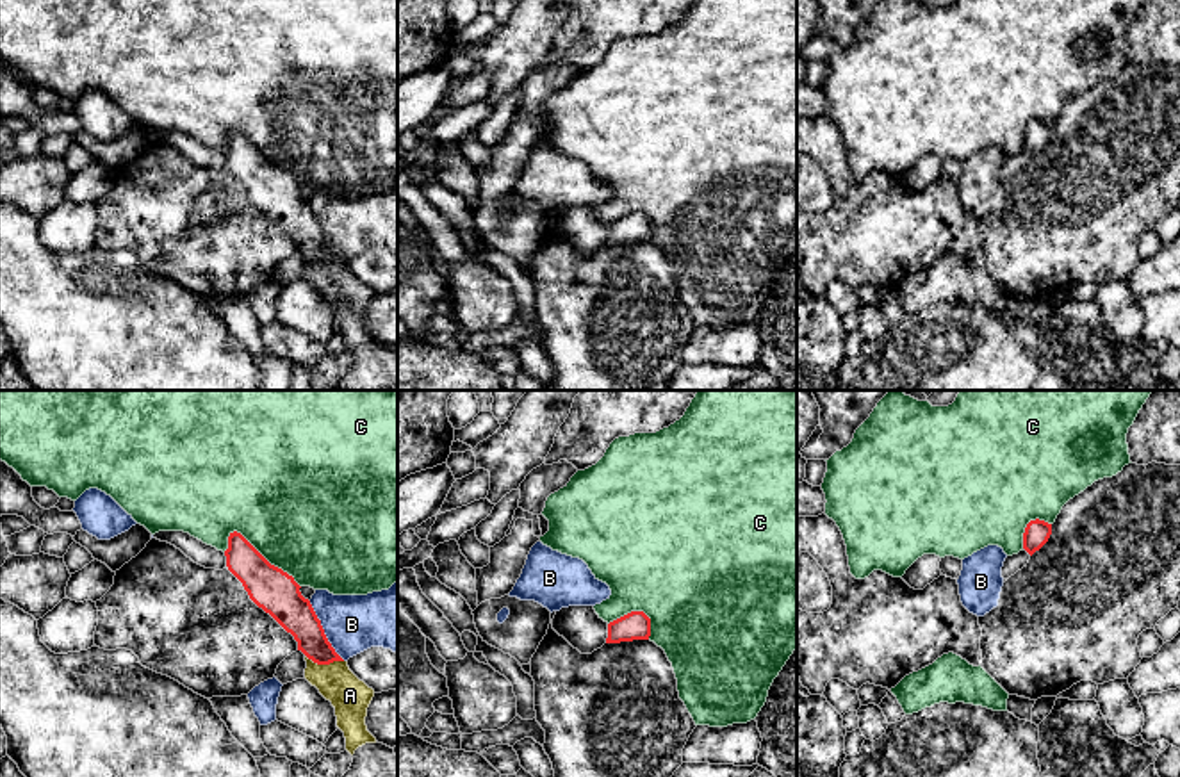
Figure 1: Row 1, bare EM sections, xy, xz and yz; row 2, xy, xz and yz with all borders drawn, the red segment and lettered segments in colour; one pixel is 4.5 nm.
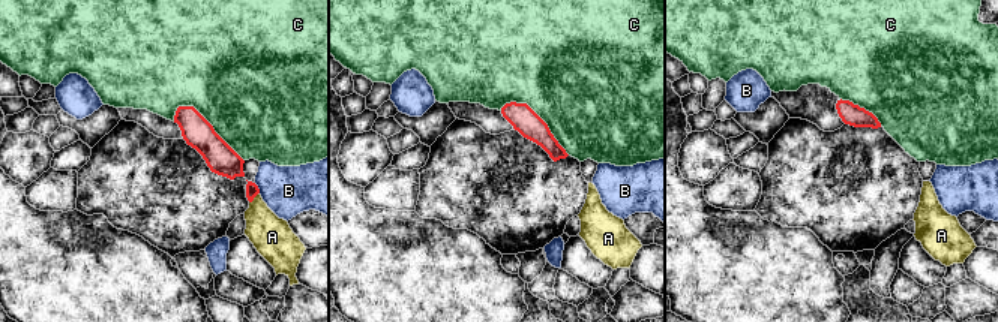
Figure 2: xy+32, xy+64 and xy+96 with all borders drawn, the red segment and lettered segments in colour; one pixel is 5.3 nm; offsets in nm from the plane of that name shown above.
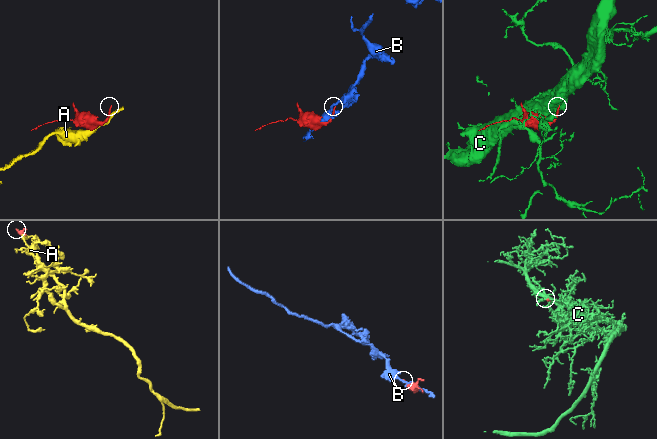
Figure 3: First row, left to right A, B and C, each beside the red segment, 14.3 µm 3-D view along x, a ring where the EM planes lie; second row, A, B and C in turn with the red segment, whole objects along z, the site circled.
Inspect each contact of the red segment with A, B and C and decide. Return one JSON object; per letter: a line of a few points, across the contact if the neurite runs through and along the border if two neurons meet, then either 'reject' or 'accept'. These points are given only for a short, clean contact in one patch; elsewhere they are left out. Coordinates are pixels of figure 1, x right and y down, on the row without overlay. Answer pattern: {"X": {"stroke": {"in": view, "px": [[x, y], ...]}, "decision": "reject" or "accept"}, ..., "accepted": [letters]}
{"A": {"decision": "reject"}, "B": {"decision": "reject"}, "C": {"decision": "reject"}, "accepted": []}

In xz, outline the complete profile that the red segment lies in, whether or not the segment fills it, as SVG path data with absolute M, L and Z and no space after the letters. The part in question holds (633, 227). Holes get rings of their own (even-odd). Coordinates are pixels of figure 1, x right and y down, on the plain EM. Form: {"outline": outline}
{"outline": "M569 207L556 212L553 230L581 255L592 255L604 244L649 241L651 219L643 212L631 212L608 225L594 207Z"}

